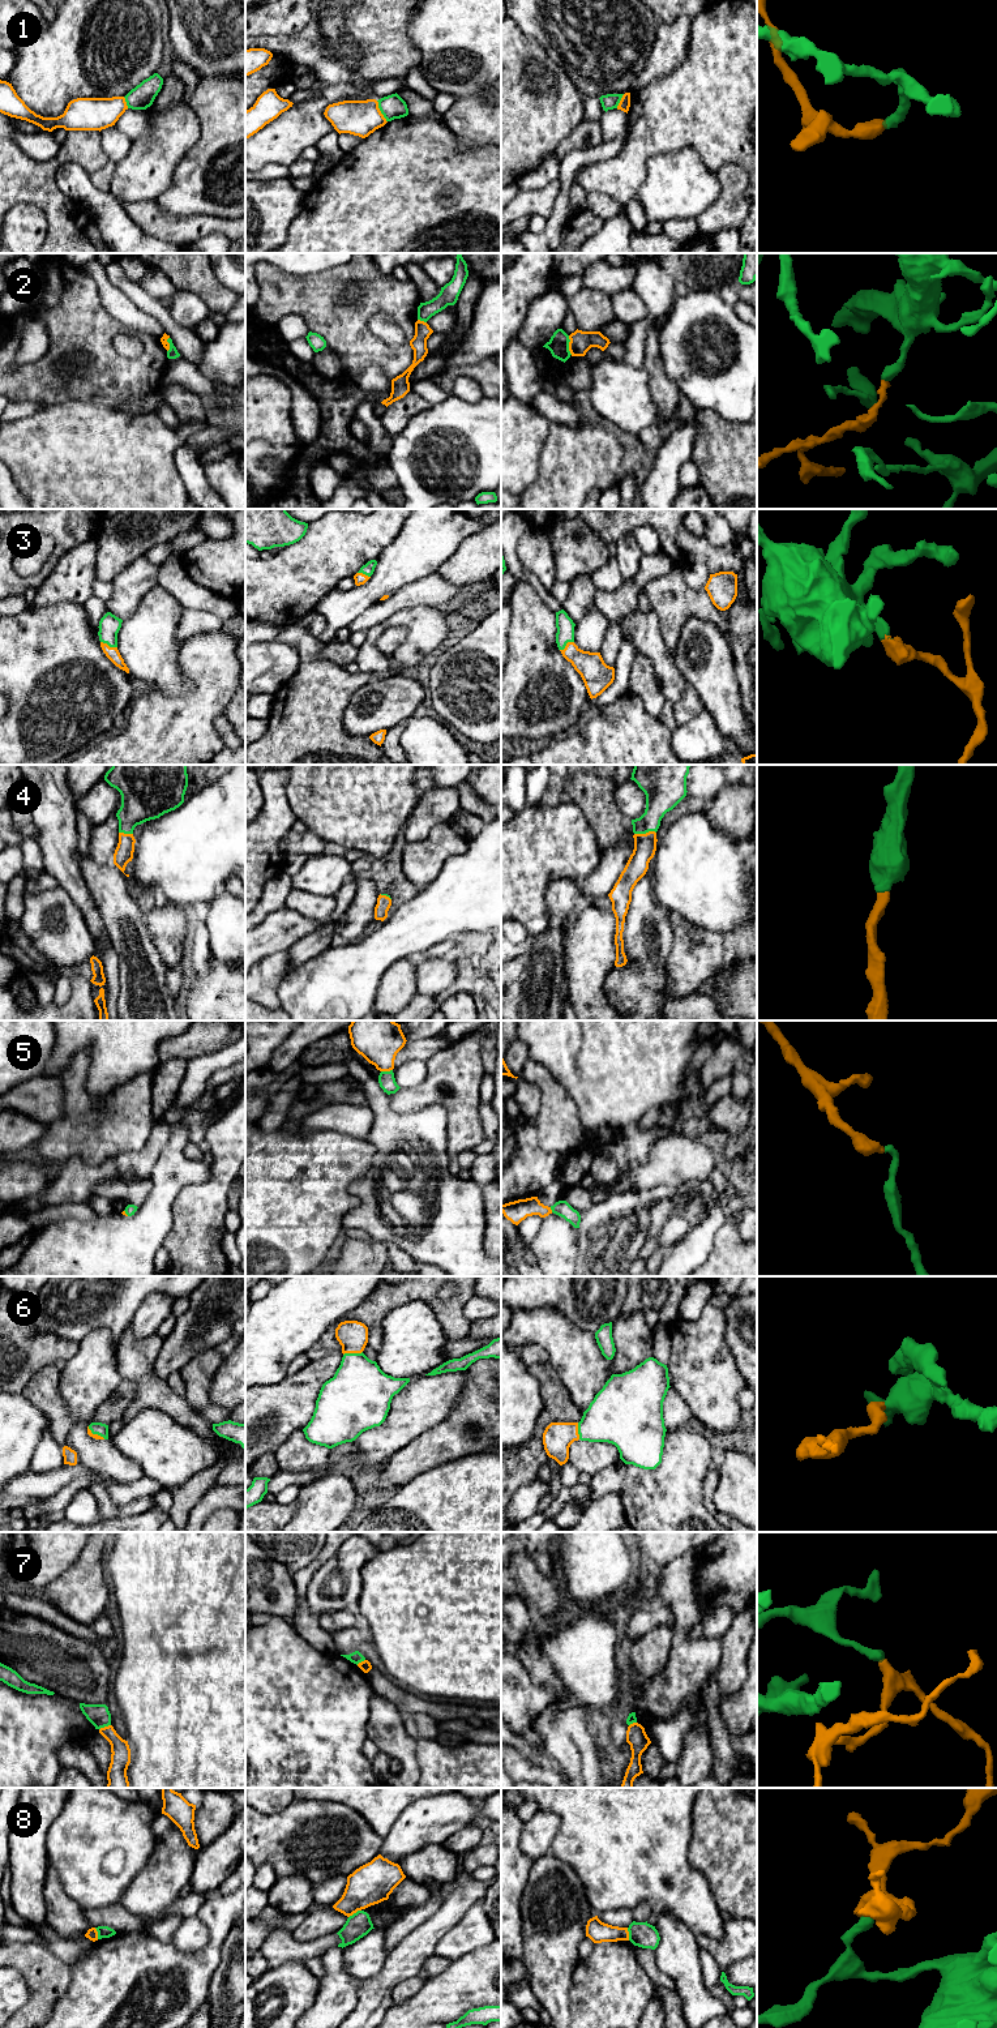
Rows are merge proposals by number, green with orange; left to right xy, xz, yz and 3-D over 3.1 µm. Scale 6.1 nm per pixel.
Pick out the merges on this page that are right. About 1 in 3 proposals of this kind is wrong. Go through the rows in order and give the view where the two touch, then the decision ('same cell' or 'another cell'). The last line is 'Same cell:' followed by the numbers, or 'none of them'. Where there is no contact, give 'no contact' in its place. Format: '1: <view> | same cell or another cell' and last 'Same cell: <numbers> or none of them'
1: xz | another cell
2: yz | another cell
3: xy | same cell
4: yz | same cell
5: xz | same cell
6: xz | same cell
7: xy | another cell
8: xz | another cell
Same cell: 3, 4, 5, 6

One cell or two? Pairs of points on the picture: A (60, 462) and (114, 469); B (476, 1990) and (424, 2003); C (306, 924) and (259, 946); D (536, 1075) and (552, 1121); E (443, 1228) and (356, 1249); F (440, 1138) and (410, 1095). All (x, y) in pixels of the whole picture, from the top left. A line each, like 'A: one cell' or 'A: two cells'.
A: one cell
B: one cell
C: one cell
D: one cell
E: two cells
F: two cells

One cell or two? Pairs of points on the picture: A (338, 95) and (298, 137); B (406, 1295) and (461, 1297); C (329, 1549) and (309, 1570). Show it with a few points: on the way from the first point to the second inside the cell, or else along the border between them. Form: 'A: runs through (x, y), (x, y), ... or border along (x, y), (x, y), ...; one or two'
A: runs through (325, 99), (303, 124); one
B: runs through (419, 1295), (428, 1295), (437, 1304), (448, 1304); one
C: runs through (325, 1554), (315, 1565); one

